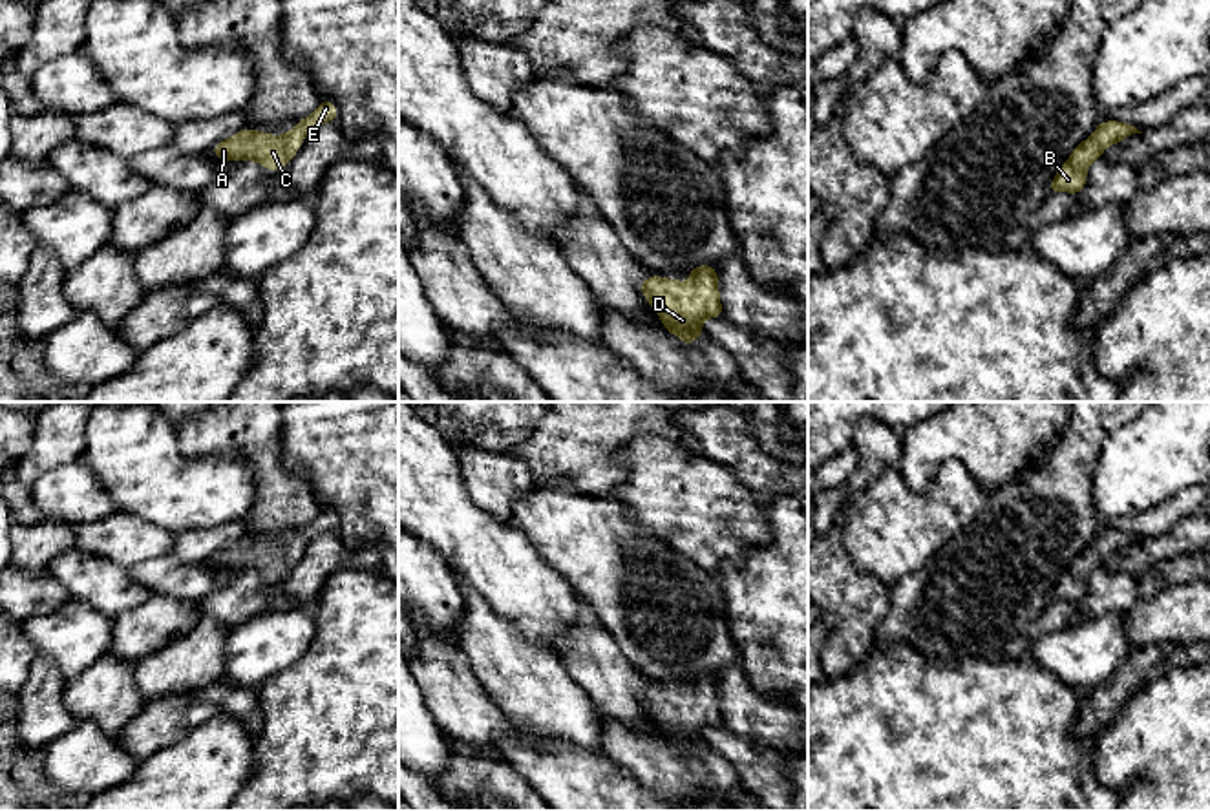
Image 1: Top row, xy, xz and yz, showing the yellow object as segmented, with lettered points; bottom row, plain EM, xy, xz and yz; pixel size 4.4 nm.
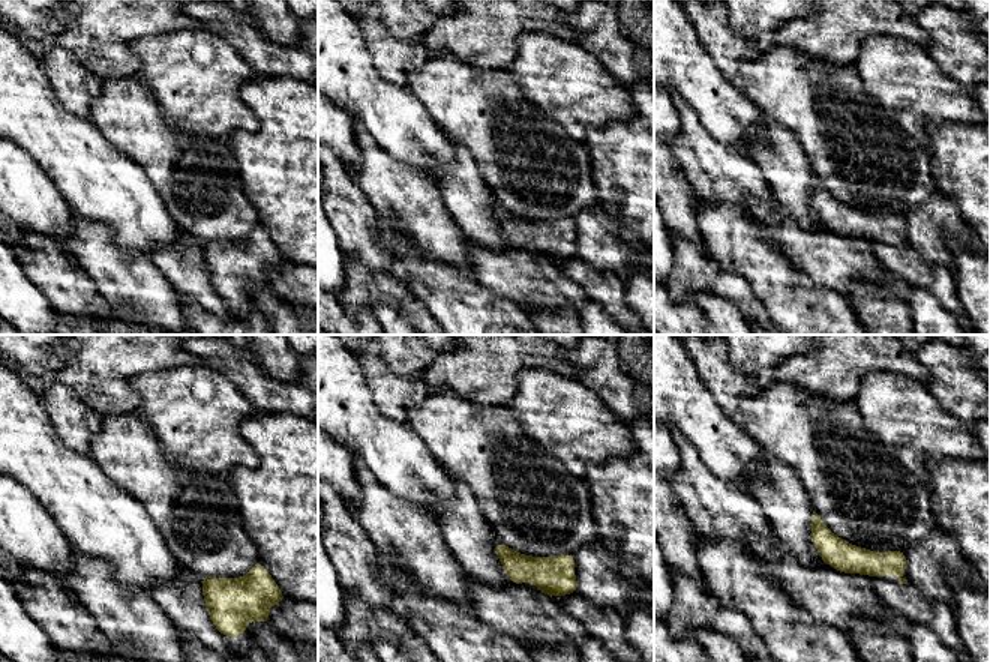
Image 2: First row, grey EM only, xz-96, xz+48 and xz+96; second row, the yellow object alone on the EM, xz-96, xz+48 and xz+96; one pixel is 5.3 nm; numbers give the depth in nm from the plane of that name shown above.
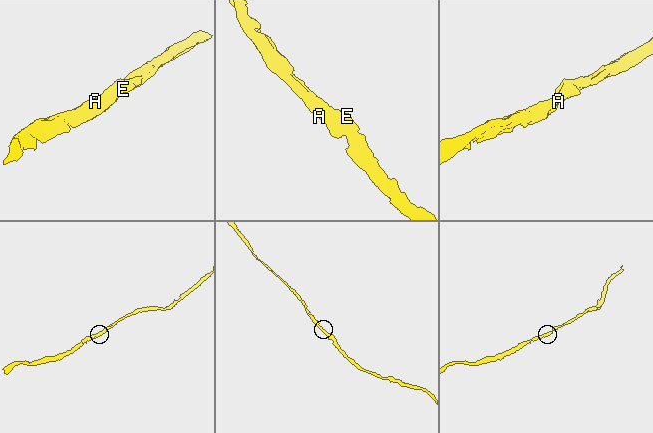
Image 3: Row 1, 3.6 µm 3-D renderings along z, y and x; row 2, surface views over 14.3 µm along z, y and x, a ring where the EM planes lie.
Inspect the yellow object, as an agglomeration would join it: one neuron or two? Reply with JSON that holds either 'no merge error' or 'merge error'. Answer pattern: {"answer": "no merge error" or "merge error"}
{"answer": "no merge error"}

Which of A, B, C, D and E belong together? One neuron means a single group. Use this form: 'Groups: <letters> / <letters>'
Groups: A B C D E

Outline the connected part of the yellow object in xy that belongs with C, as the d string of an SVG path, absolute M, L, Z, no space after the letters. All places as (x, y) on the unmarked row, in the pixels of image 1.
M322 508L316 521L305 528L300 528L294 537L278 546L269 541L254 541L243 537L239 542L223 548L210 561L223 572L256 570L269 581L281 579L300 559L302 550L318 535L338 528L338 517Z

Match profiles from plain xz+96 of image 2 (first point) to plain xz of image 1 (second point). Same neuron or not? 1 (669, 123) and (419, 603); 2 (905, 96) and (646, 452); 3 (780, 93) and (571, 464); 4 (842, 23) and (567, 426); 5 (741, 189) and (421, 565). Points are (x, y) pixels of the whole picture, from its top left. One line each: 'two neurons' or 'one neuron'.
1: one neuron
2: one neuron
3: two neurons
4: one neuron
5: two neurons

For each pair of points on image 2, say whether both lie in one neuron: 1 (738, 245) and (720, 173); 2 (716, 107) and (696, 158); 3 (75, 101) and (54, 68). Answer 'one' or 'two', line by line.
1: two
2: two
3: one

